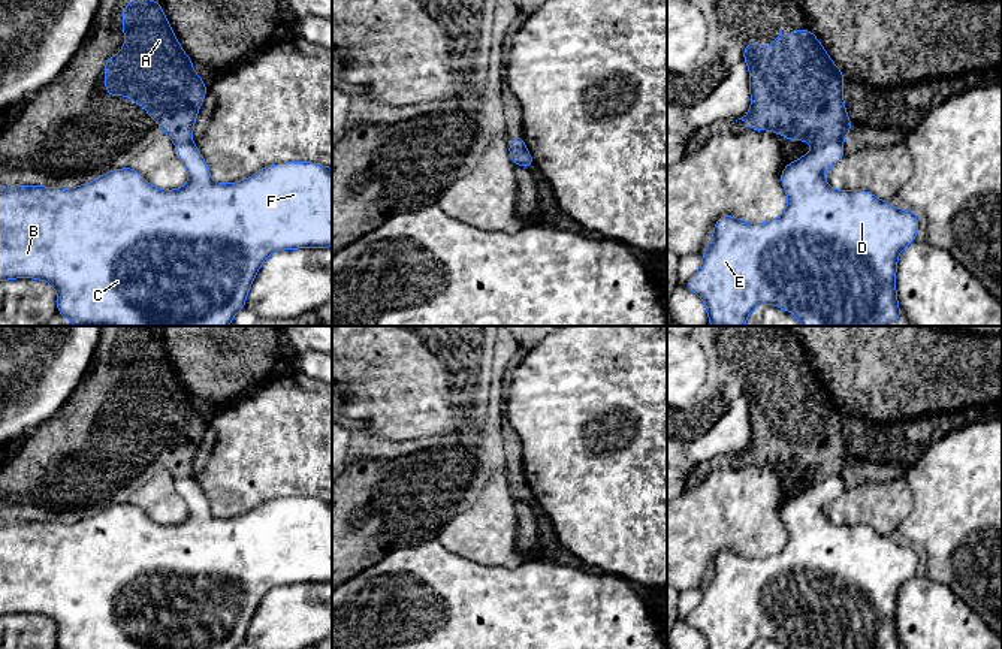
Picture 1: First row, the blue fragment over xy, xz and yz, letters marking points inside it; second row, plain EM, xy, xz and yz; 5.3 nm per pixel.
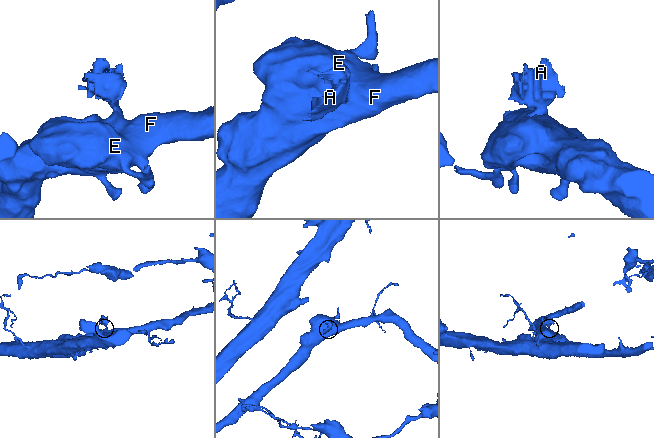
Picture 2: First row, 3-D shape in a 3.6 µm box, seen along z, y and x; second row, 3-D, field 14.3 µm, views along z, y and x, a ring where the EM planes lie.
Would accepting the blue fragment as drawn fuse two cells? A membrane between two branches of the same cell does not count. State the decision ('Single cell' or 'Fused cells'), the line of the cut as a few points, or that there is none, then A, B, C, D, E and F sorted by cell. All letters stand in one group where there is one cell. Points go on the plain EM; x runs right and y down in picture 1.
Single cell. No split. Groups: A B C D E F

